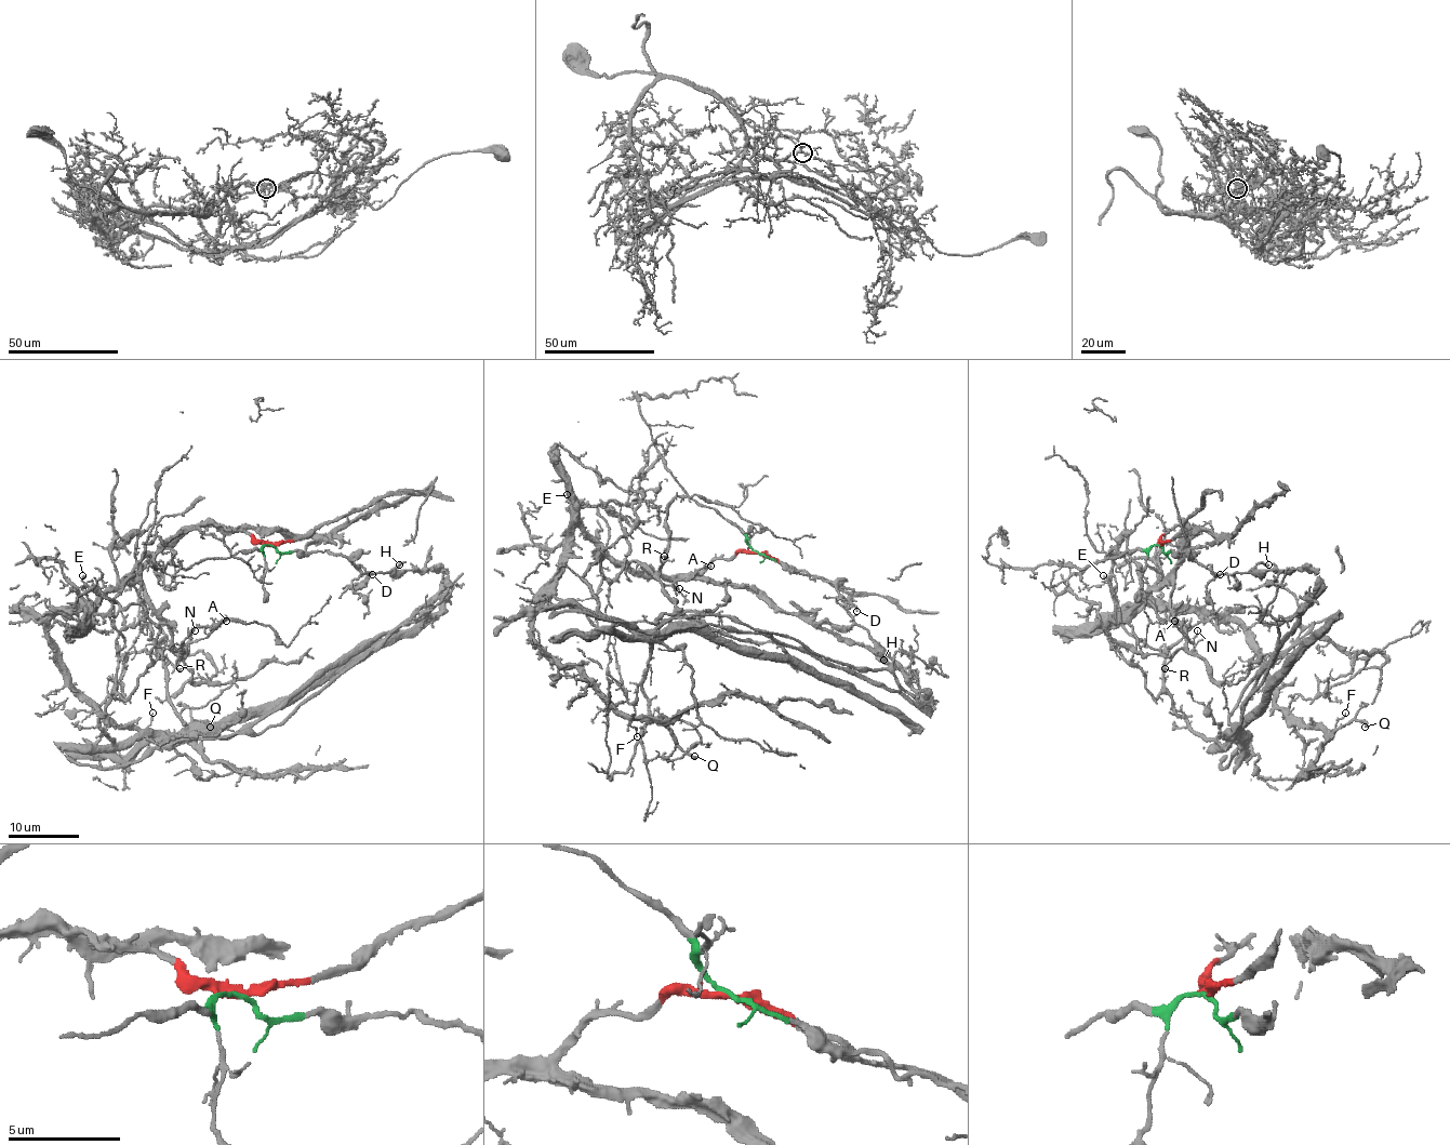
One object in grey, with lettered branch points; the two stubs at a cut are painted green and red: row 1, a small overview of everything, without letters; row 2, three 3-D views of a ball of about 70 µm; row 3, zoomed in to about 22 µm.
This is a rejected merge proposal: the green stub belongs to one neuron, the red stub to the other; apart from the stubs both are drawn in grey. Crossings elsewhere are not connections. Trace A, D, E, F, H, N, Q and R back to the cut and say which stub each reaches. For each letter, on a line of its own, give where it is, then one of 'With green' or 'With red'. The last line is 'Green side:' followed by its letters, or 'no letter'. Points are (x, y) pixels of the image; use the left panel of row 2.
A: Place: (226, 621). With red
D: Place: (372, 574). With green
E: Place: (82, 575). With red
F: Place: (153, 713). With red
H: Place: (399, 564). With green
N: Place: (195, 630). With red
Q: Place: (210, 727). With red
R: Place: (180, 668). With red
Green side: D, H

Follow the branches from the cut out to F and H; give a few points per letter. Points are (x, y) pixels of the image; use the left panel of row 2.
F: (271, 545), (197, 523), (93, 606), (49, 622), (66, 679), (95, 707), (143, 730), (151, 713)
H: (274, 545), (280, 551), (345, 556), (362, 573), (387, 573), (400, 564)

